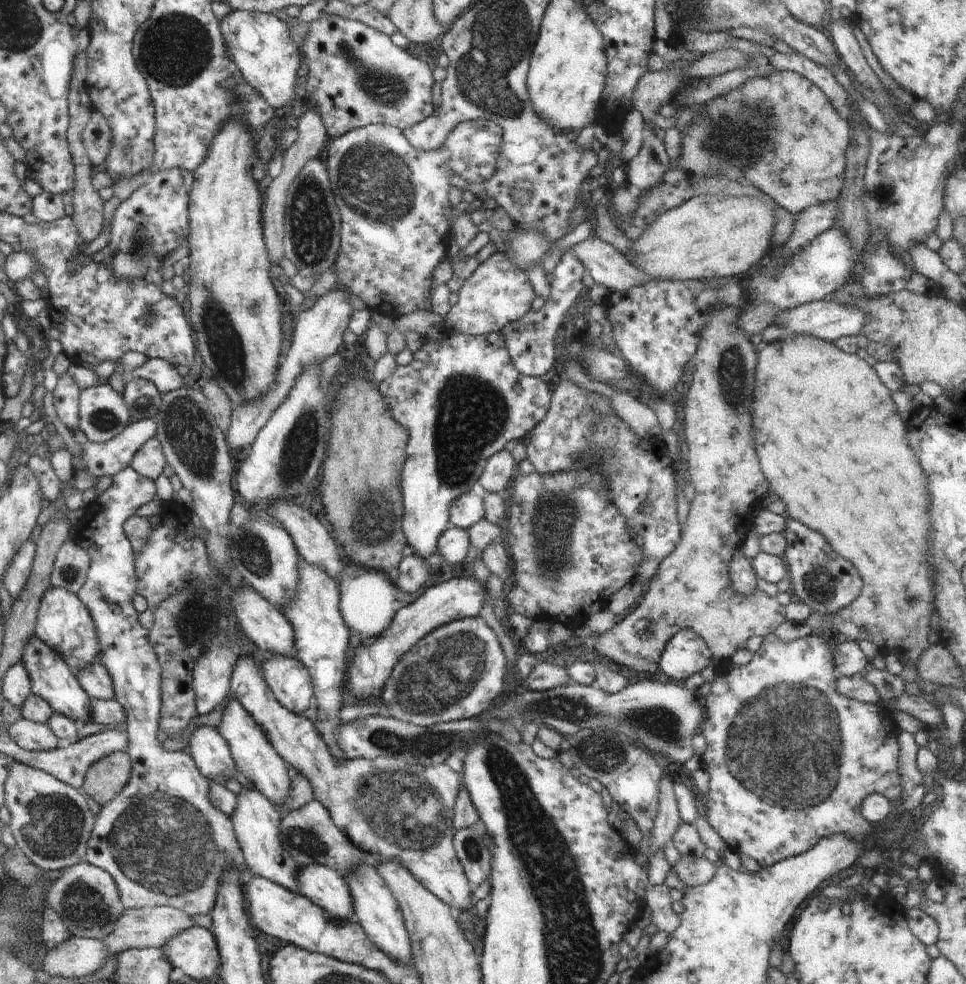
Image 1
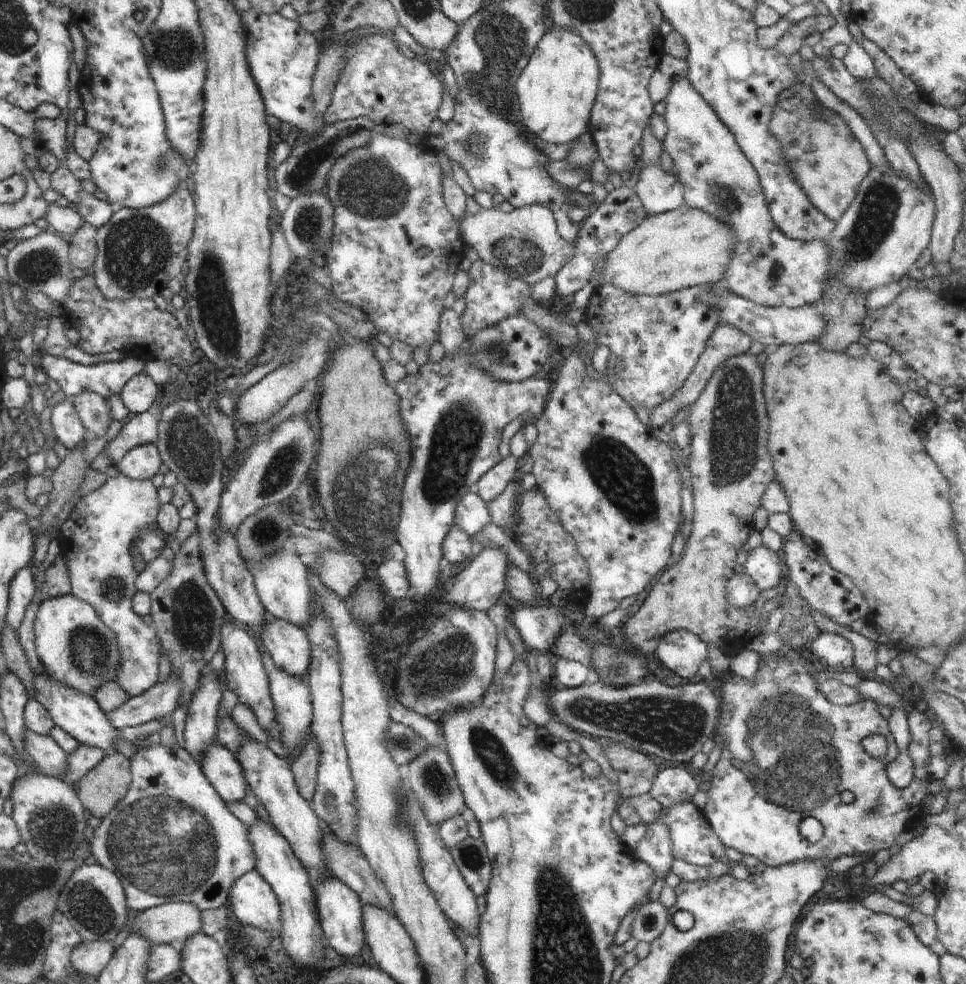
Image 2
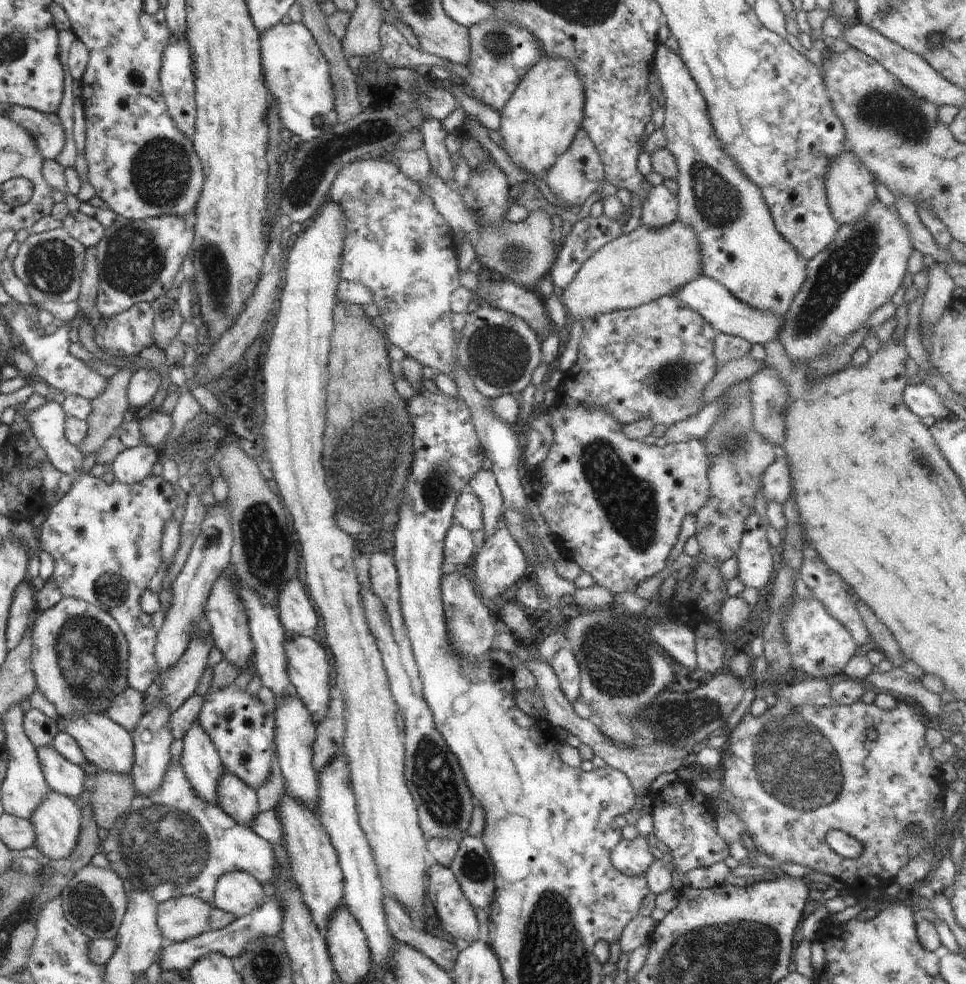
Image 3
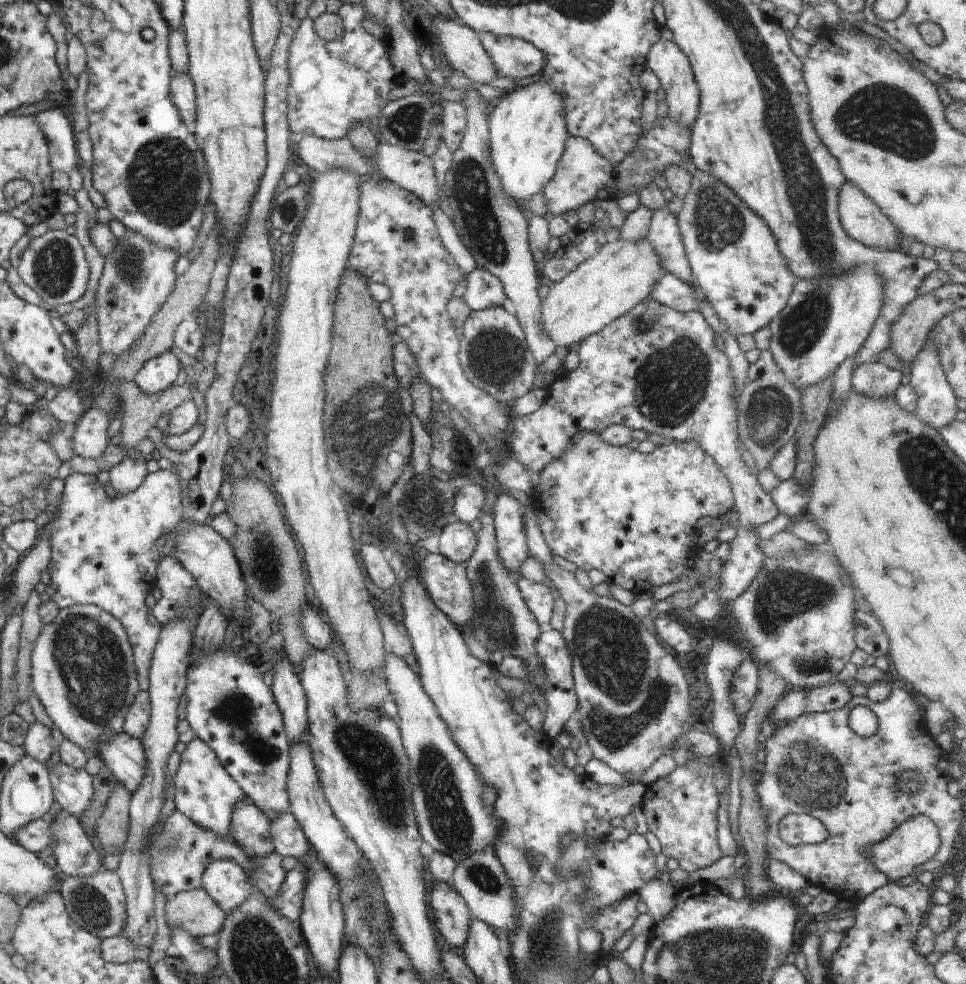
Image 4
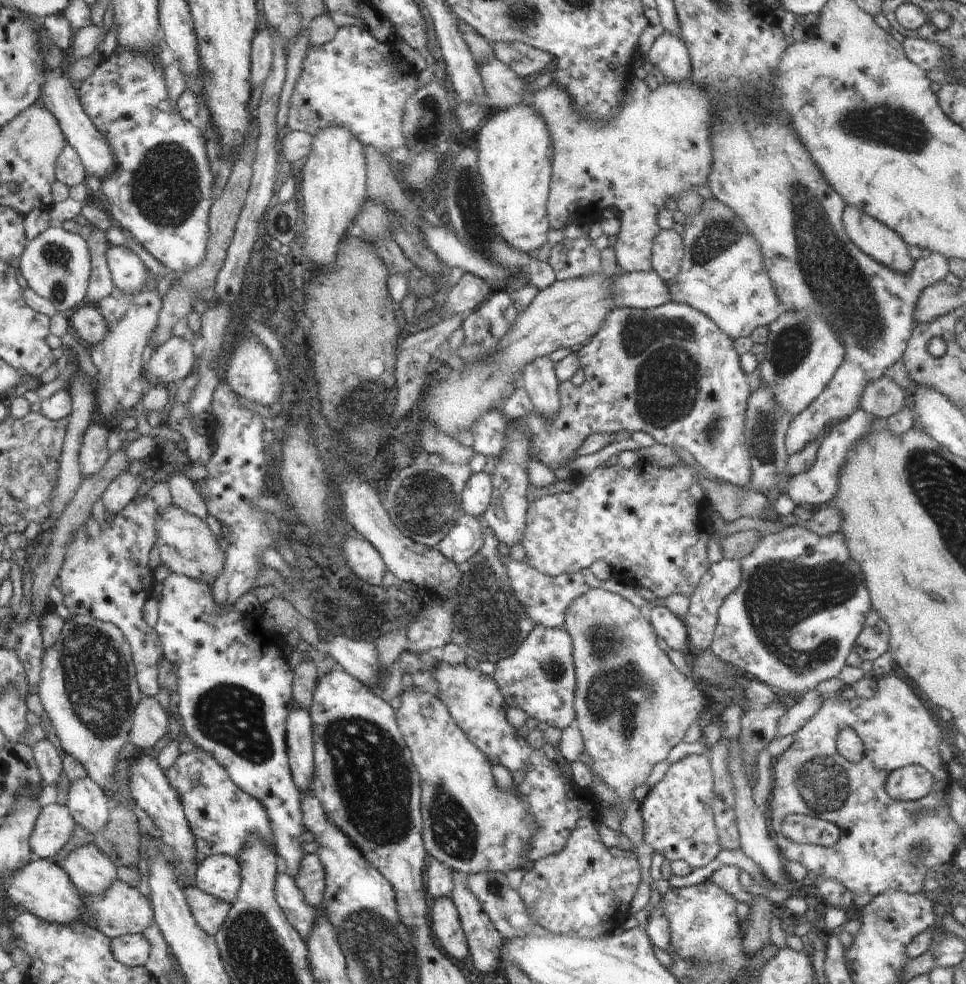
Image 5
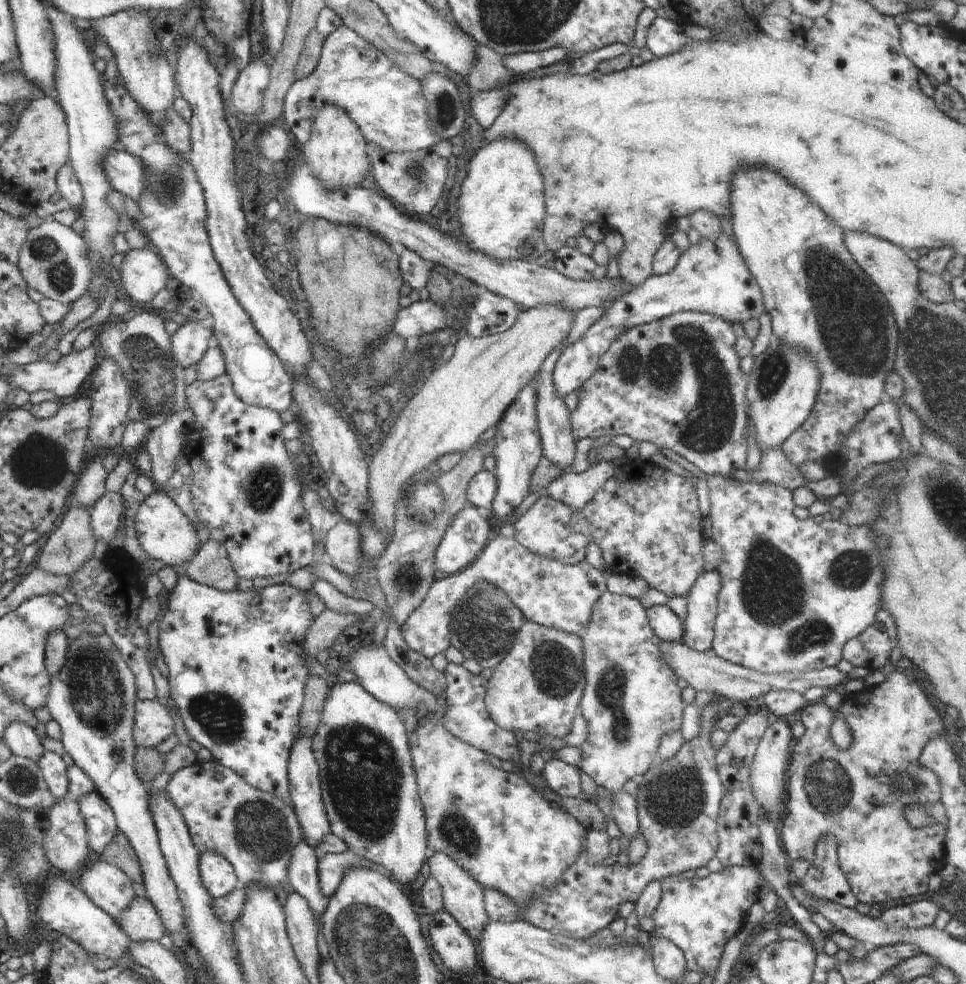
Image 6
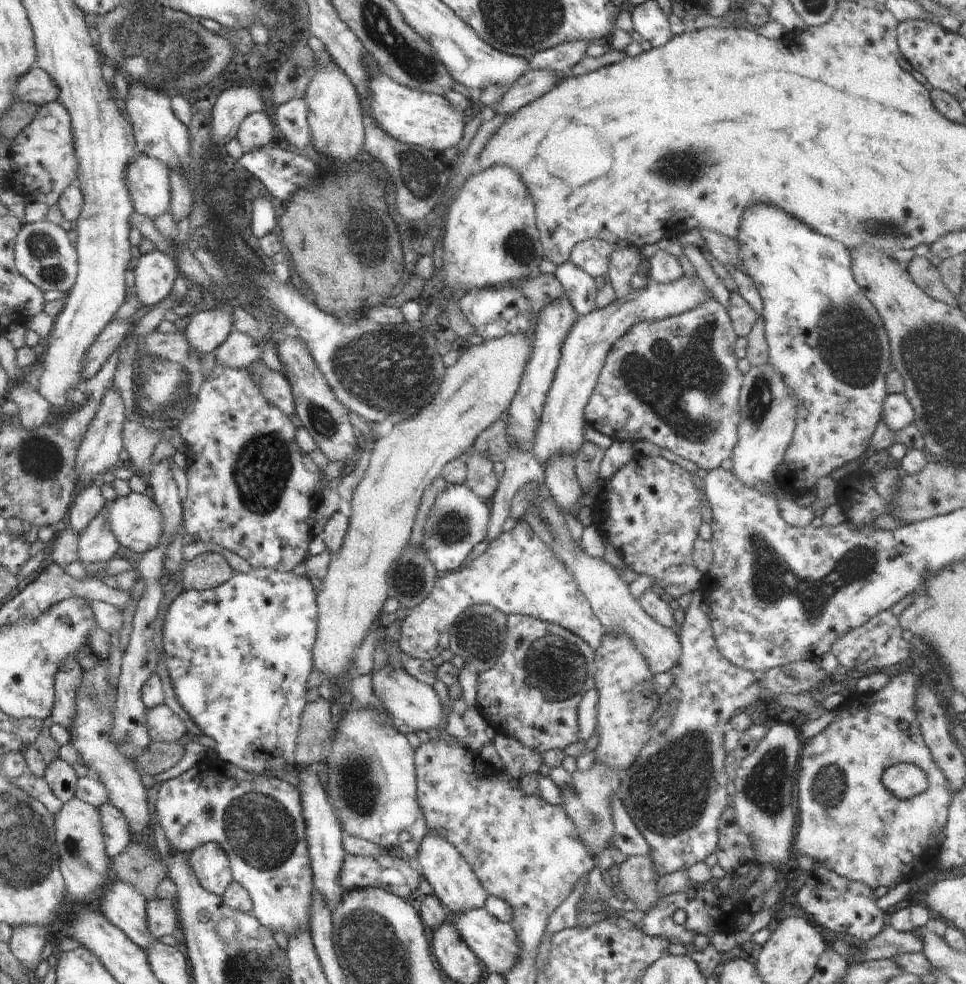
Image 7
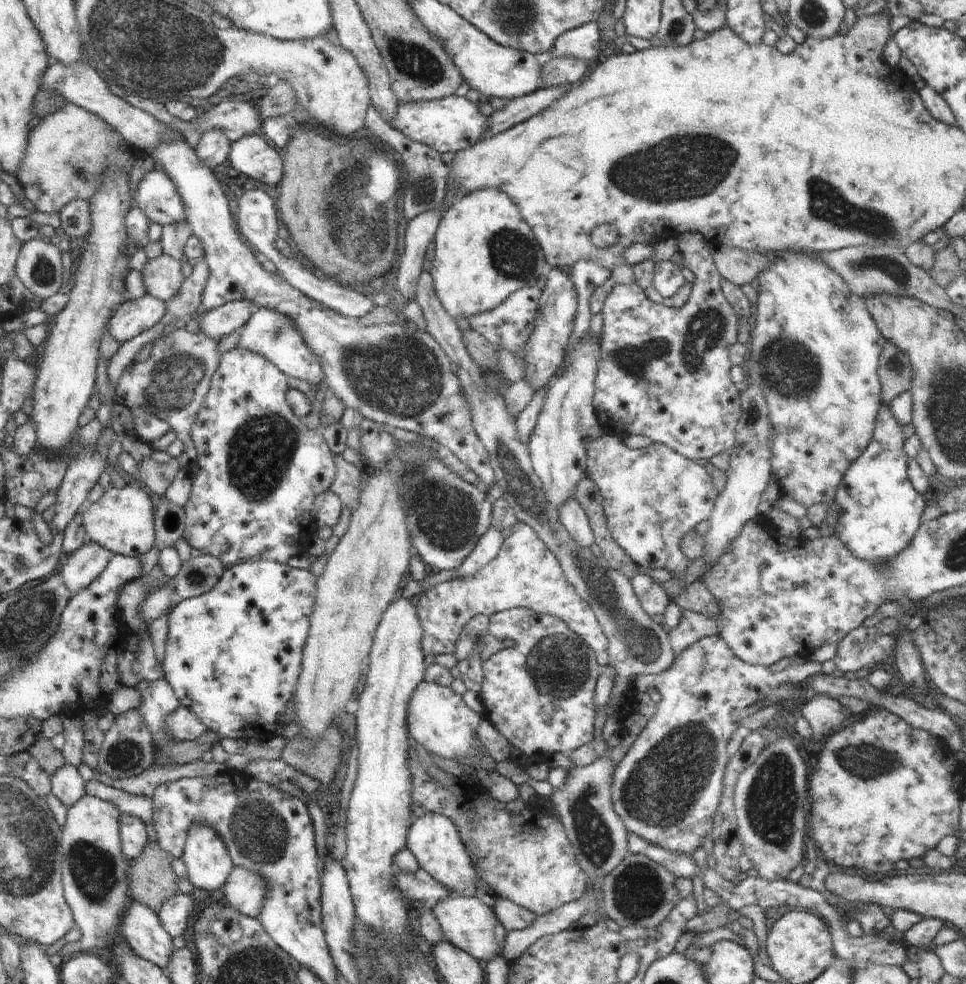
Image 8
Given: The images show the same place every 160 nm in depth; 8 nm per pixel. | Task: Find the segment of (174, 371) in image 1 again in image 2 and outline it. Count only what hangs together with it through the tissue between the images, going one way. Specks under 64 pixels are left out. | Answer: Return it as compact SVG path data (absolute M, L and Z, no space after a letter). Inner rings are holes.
M42 350L40 353L42 356L41 370L44 370L49 378L53 378L67 396L79 395L81 392L88 391L99 394L103 399L108 399L114 394L120 394L124 385L134 376L140 373L145 373L144 363L142 359L136 357L126 356L121 361L102 361L95 365L82 365L71 361L71 359L57 357L55 355L49 355Z

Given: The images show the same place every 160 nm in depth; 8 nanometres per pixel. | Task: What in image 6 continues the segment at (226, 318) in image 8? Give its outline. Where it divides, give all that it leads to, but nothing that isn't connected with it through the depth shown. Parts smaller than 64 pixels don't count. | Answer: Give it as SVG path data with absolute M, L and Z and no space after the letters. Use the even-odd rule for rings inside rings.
M189 320L170 337L171 354L184 369L197 364L213 345L213 331L197 320Z

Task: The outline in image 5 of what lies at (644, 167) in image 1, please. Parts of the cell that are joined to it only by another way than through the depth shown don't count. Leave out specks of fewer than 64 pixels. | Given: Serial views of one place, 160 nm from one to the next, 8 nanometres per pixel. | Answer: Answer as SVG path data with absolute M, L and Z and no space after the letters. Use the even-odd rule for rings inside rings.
M660 229L652 245L652 268L667 282L674 283L681 271L684 245L674 229Z

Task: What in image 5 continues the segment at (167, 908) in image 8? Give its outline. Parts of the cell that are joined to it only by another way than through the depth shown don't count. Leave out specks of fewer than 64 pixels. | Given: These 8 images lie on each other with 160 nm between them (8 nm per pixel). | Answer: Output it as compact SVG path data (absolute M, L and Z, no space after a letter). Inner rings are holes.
M120 879L112 882L112 886L101 895L82 893L81 896L79 910L83 915L83 920L89 927L99 930L108 938L113 939L134 933L143 934L150 923L154 921L152 905L149 900L140 893L137 887L131 887Z

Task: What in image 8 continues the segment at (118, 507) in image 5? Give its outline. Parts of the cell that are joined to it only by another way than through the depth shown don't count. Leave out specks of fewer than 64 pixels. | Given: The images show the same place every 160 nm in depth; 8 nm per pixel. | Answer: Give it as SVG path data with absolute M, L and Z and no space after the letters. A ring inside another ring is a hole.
M92 541L84 543L68 555L60 574L64 584L70 589L71 596L98 578L114 555L107 548Z

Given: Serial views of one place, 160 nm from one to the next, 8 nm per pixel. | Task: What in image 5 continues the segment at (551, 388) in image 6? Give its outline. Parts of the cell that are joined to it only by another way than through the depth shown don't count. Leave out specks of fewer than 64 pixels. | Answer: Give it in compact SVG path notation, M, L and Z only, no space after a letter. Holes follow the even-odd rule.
M548 356L535 358L521 370L521 384L531 398L534 412L546 418L553 417L560 406L559 380L554 367L555 362Z

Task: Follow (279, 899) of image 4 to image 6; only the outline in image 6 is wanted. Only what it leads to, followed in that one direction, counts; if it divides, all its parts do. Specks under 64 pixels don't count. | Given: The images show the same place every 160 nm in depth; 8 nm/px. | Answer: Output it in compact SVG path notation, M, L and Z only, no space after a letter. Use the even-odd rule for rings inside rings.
M347 848L343 853L328 853L318 859L318 880L322 894L325 897L330 897L338 888L344 872L358 867L378 871L380 874L390 878L389 874L381 866L359 857Z

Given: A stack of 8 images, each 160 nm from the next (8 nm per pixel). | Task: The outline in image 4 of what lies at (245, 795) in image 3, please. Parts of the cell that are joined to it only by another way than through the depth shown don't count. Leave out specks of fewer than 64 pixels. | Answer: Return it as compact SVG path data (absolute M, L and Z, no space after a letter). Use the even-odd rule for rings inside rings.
M246 797L234 805L231 836L249 857L265 857L275 851L269 831L269 818Z

